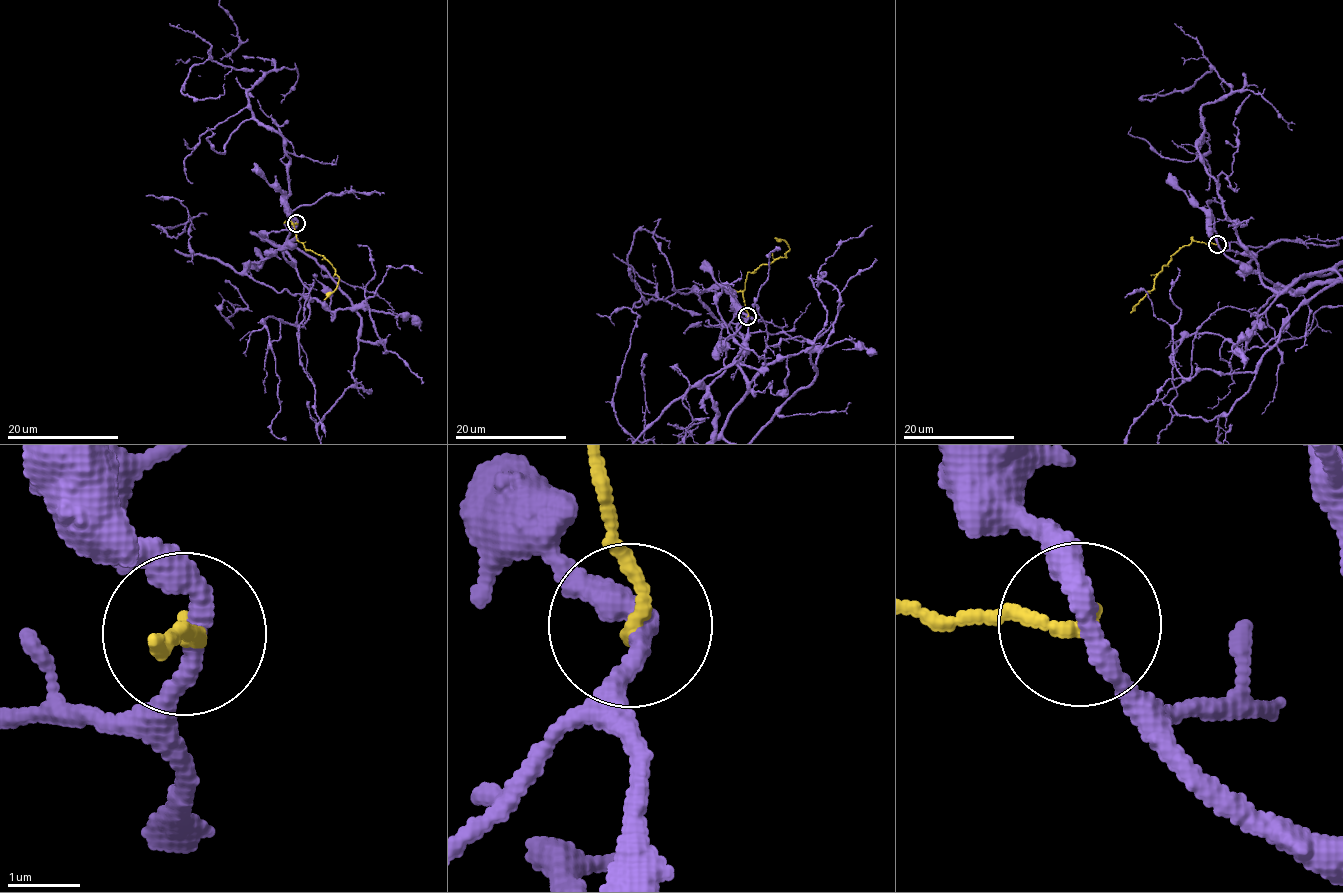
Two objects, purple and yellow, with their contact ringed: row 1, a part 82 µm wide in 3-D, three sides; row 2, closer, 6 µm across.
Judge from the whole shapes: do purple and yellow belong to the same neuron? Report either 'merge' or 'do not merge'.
do not merge

